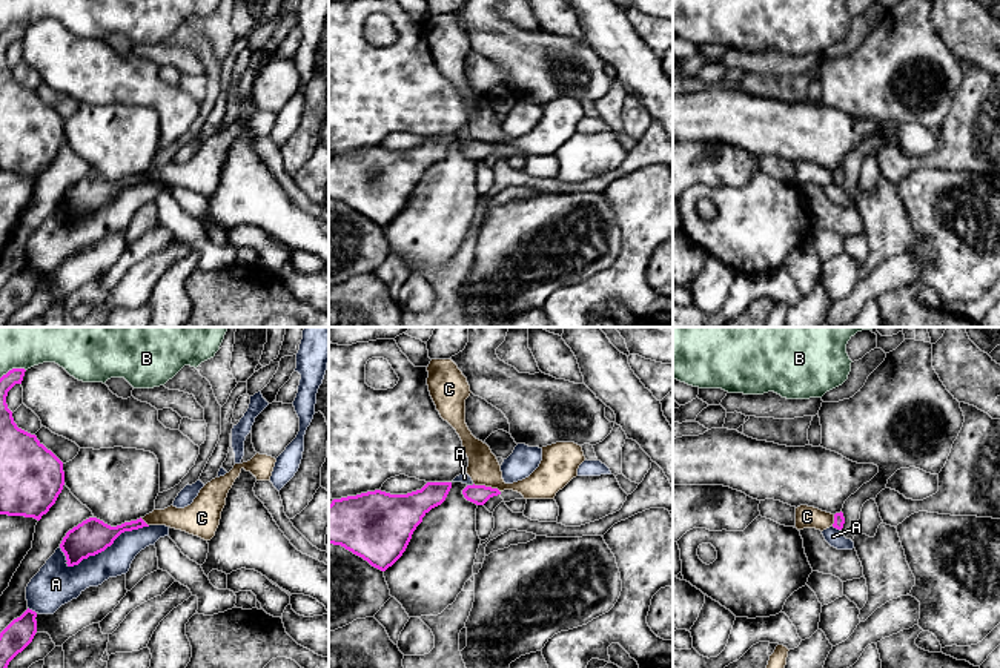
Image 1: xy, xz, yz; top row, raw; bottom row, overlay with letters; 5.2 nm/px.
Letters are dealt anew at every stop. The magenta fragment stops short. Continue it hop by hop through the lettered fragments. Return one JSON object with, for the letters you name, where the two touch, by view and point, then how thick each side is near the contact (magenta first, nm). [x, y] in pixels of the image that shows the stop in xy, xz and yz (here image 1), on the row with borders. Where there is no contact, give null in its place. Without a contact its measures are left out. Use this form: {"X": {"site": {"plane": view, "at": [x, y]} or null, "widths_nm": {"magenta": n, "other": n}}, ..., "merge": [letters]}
{"merge": []}

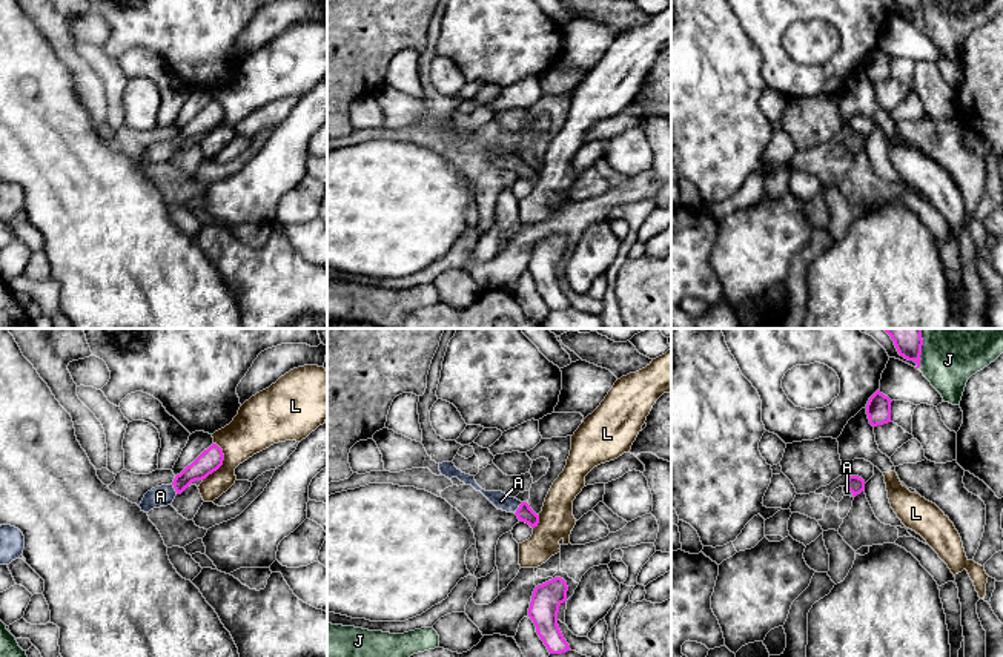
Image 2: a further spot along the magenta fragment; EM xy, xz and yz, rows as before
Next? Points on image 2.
{"A": {"site": {"plane": "xz", "at": [518, 508]}, "widths_nm": {"magenta": 90, "other": 90}}, "merge": ["A"]}

